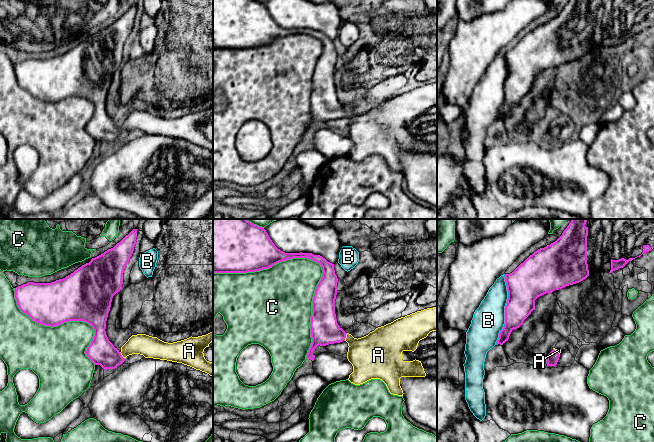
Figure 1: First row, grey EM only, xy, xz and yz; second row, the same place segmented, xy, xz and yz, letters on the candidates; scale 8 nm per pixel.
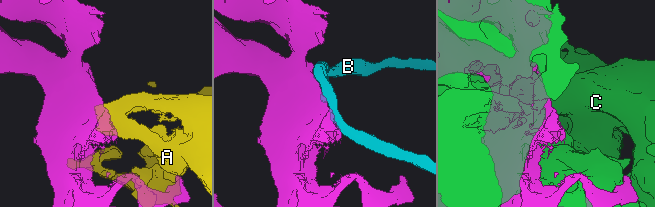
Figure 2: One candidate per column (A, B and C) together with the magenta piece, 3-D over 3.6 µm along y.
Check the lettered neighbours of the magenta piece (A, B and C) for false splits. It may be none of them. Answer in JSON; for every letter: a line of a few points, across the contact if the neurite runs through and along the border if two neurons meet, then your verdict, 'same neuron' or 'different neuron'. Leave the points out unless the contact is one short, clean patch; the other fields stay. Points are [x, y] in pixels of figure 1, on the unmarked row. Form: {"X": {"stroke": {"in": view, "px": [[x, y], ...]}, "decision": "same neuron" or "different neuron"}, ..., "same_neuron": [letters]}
{"A": {"stroke": {"in": "xz", "px": [[325, 106], [345, 113], [363, 129], [370, 131]]}, "decision": "same neuron"}, "B": {"decision": "different neuron"}, "C": {"decision": "different neuron"}, "same_neuron": ["A"]}

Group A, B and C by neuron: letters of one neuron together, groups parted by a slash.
A / B / C

